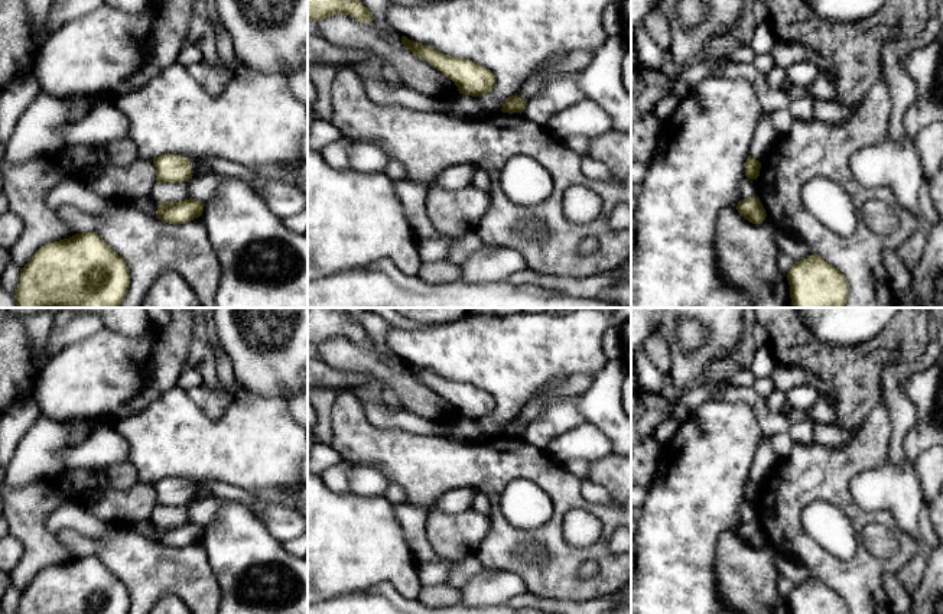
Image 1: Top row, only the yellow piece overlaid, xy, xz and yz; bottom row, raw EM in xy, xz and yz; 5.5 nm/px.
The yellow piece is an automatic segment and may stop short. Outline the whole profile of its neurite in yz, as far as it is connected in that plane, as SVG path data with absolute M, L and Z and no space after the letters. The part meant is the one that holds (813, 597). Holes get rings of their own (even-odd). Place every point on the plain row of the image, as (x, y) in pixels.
M816 576L794 587L787 604L790 614L849 614L845 600Z

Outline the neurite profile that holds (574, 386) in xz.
M576 374L565 379L565 381L553 389L544 392L539 399L527 402L518 415L518 420L529 425L544 409L544 406L556 399L579 397L586 392L594 381L588 374Z

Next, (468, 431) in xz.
M347 387L345 390L352 392L361 400L367 418L378 428L400 429L417 435L442 436L466 444L482 444L490 441L490 436L479 428L478 420L459 418L453 425L432 422L406 409L384 410L377 403L365 400L360 389Z

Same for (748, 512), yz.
M742 501L738 511L739 523L757 522L758 520L758 509L755 503Z

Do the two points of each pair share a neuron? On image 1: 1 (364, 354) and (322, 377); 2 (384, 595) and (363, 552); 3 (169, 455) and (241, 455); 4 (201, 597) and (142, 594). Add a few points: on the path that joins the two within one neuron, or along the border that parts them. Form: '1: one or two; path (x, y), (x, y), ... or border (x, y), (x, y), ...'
1: two; border (322, 361), (337, 369), (366, 373), (370, 379)
2: two; border (347, 593), (389, 582), (409, 598)
3: one; path (187, 455), (224, 455)
4: one; path (187, 585), (156, 585)

